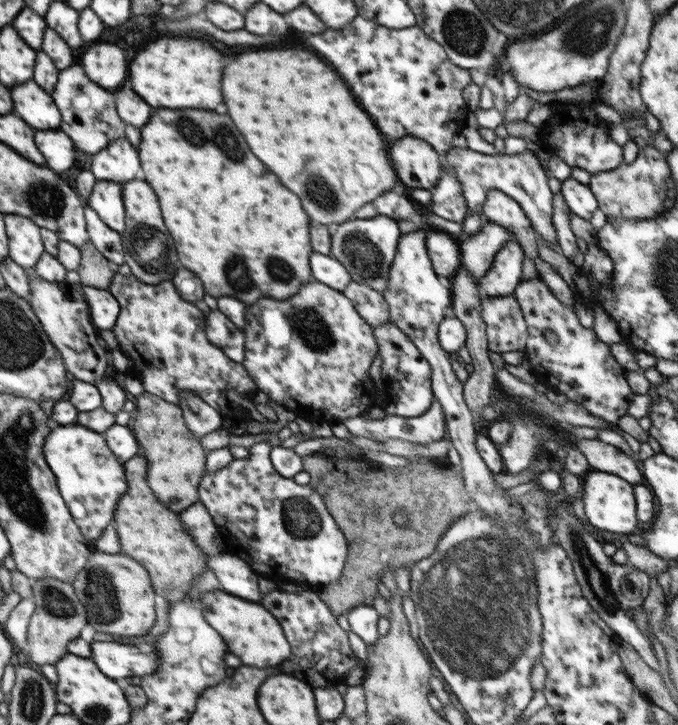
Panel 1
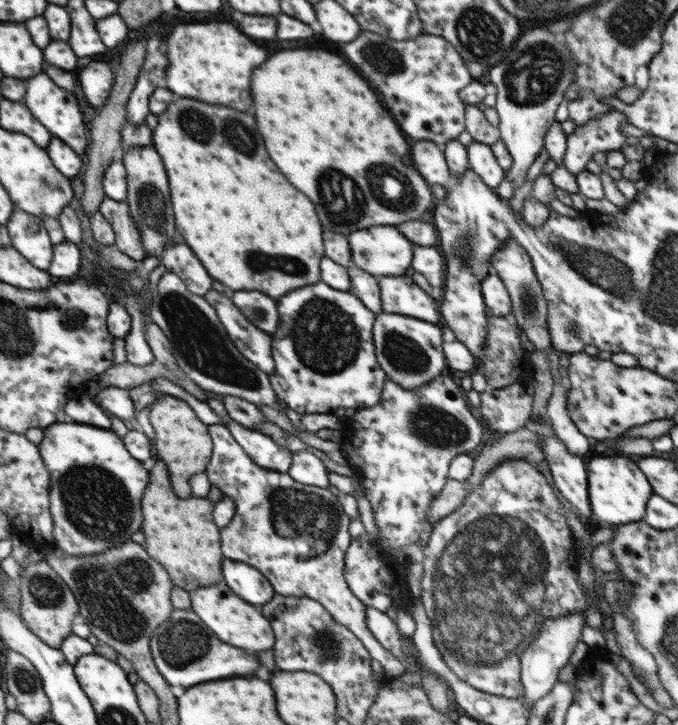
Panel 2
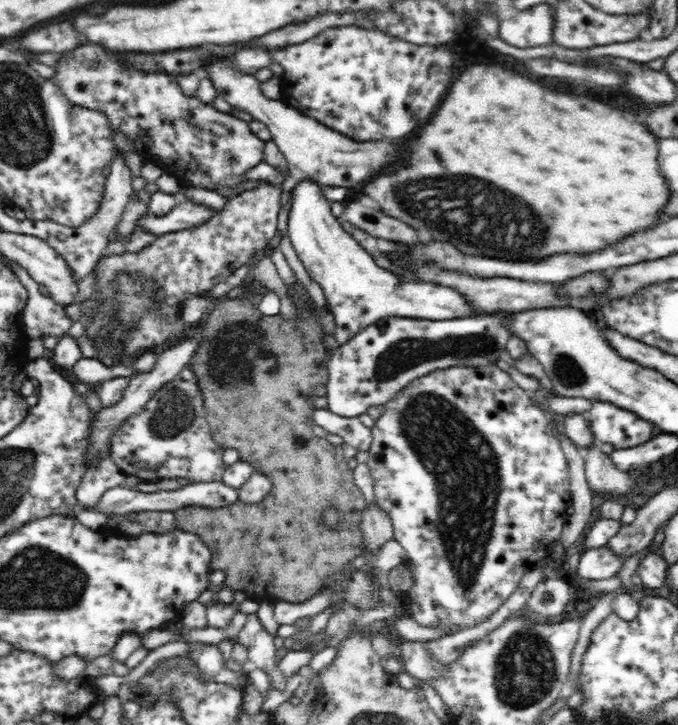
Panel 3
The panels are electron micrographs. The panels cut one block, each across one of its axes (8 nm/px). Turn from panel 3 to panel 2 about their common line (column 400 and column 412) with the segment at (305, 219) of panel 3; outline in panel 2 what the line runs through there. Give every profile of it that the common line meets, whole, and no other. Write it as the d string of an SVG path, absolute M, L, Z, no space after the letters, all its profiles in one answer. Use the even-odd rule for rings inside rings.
M410 274L380 277L381 307L388 314L402 314L432 324L442 324L438 306Z

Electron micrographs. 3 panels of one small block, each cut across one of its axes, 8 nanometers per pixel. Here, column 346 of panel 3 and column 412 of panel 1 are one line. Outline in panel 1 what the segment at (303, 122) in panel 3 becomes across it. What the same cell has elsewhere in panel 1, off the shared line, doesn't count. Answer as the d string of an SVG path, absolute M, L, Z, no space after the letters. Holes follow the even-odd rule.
M412 136L396 139L389 144L391 163L400 185L432 190L442 172L439 155L428 142Z

